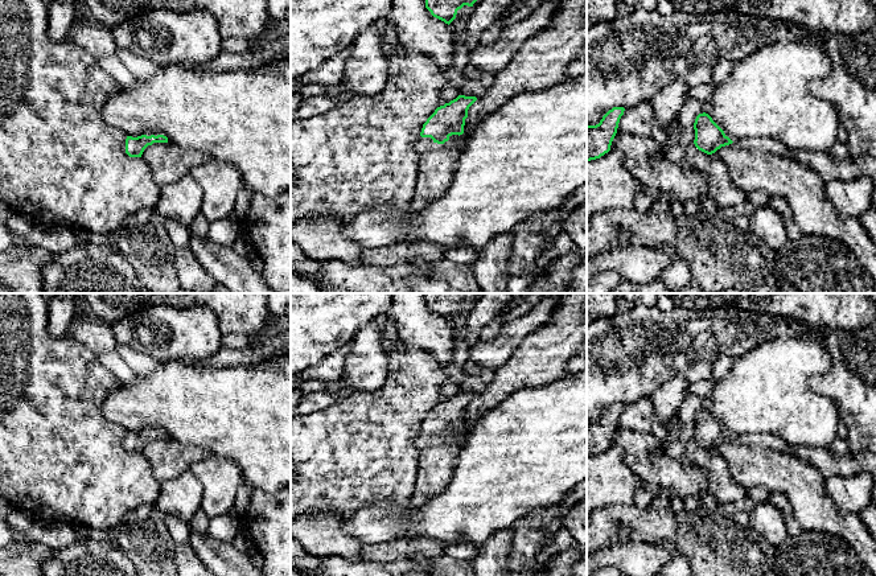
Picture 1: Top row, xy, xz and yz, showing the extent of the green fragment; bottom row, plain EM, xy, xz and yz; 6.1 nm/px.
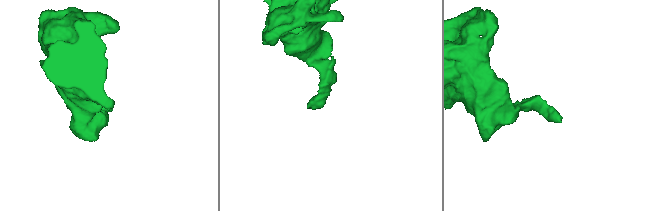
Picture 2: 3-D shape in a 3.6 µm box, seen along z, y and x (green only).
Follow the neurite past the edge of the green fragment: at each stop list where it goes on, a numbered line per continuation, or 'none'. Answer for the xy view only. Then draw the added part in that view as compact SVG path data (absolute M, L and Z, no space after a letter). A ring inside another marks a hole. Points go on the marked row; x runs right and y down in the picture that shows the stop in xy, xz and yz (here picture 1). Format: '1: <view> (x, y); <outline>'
none

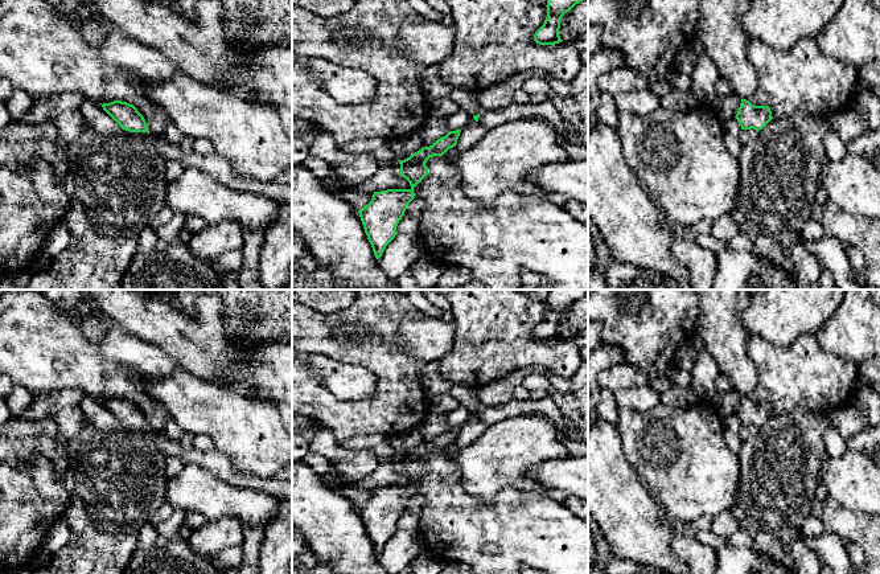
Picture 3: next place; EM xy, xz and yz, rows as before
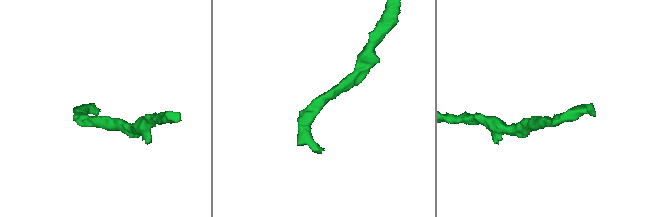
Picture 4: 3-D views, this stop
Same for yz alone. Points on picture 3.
none

